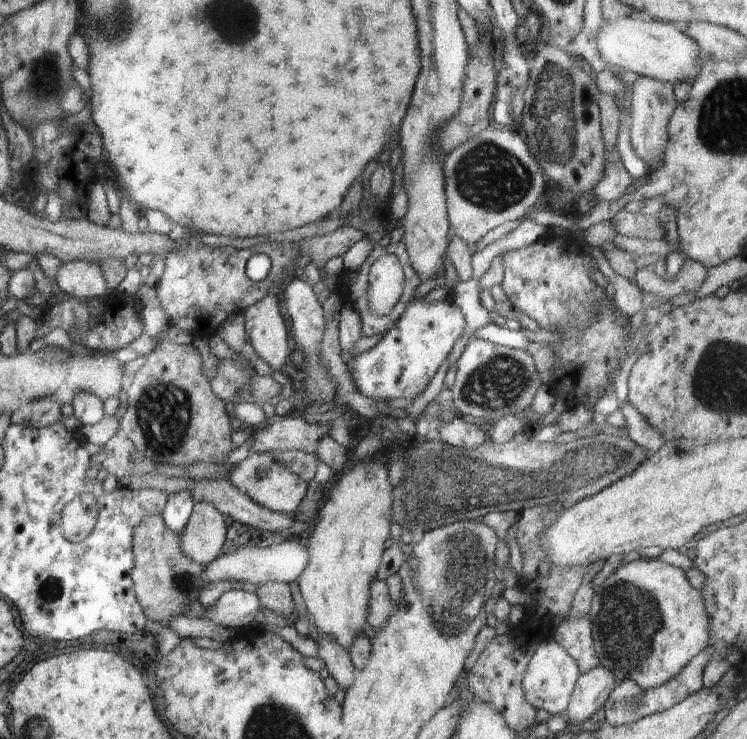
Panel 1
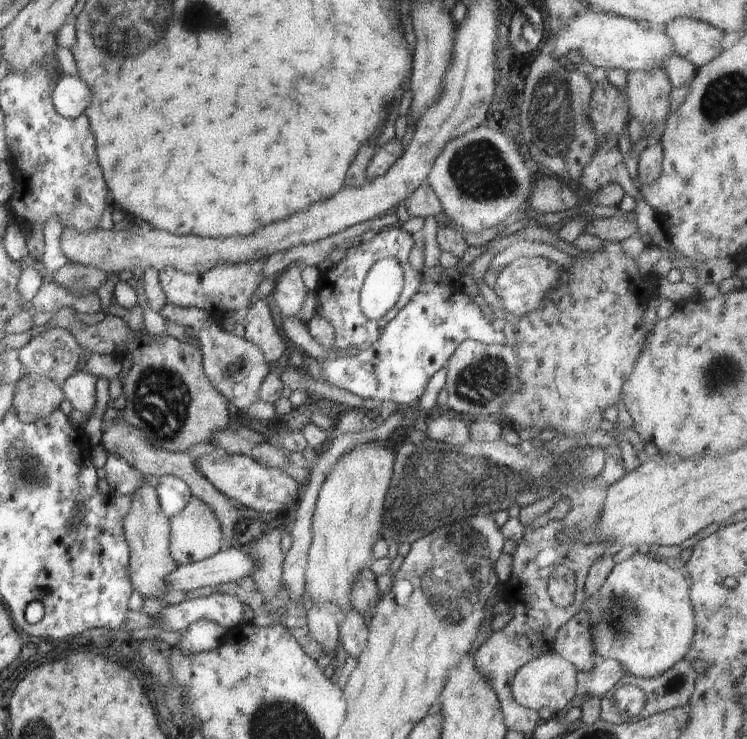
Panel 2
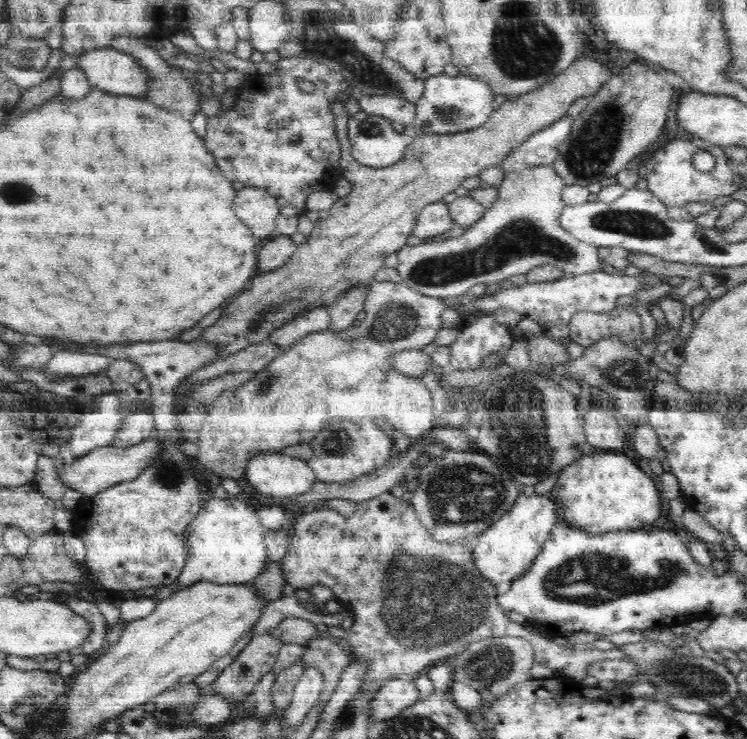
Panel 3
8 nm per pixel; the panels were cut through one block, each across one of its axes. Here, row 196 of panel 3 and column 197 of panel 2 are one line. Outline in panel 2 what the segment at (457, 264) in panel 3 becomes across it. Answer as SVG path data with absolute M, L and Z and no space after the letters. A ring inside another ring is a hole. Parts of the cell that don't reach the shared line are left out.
M193 495L186 502L186 506L174 518L170 518L169 522L171 527L170 552L178 565L186 566L211 558L224 548L224 534L222 534L218 516L214 516L208 504Z

